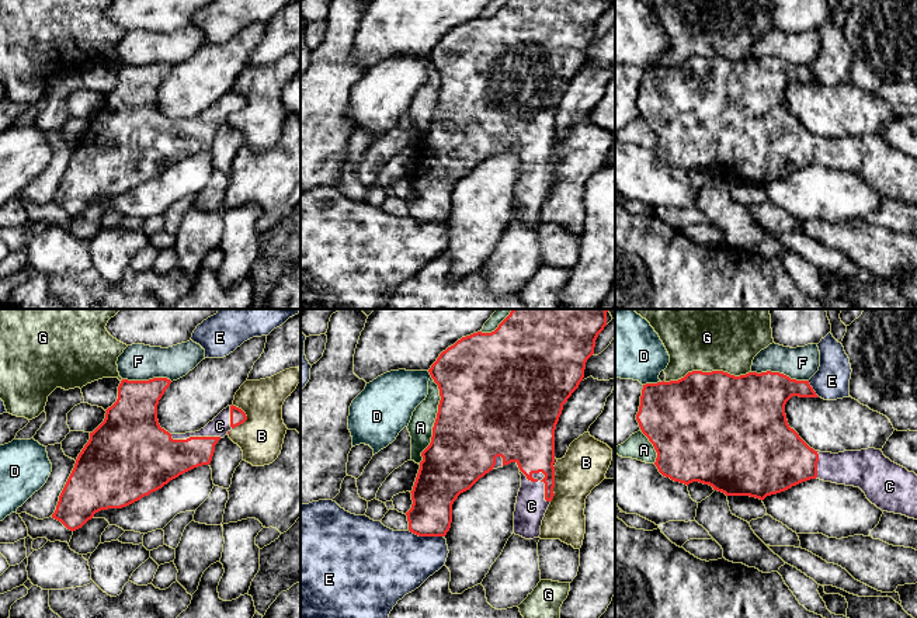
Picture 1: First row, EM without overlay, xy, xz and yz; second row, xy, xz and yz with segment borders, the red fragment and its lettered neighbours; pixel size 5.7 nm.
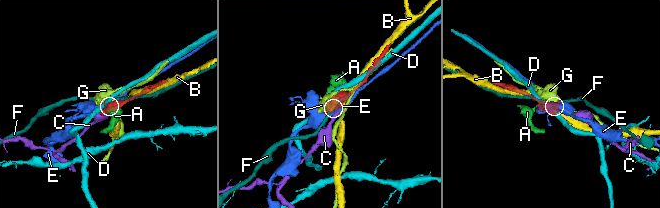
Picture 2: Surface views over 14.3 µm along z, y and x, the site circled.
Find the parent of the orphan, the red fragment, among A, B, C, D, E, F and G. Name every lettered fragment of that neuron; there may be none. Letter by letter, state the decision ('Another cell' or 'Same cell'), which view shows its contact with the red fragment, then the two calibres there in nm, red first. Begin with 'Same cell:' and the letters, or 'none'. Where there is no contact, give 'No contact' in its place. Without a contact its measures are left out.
Same cell: C
A: Another cell. Touches red in xz. Thickness 480 nm (red) against 140 nm
B: Another cell. Touches red in xz. Thickness 260 nm (red) against 260 nm
C: Same cell. Touches red in xz. Thickness 300 nm (red) against 180 nm
D: Another cell. Touches red in yz. Thickness 440 nm (red) against 360 nm
E: Another cell. Touches red in xz. Thickness 240 nm (red) against 380 nm
F: Another cell. Touches red in yz. Thickness 380 nm (red) against 190 nm
G: Another cell. Touches red in yz. Thickness 500 nm (red) against 480 nm

